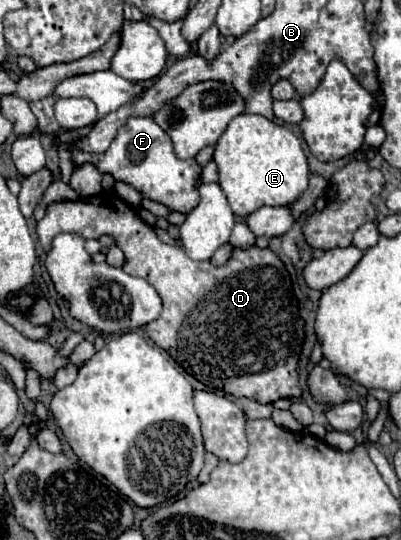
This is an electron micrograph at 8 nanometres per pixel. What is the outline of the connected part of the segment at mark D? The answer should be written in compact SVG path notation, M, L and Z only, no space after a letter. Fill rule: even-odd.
M101 192L91 198L79 200L63 200L51 202L45 208L43 220L37 222L37 236L45 252L51 250L51 242L61 232L75 232L83 238L97 238L97 236L113 236L115 244L125 254L123 270L127 274L145 278L163 300L163 312L159 318L151 320L145 326L145 334L167 350L171 358L191 376L195 376L205 386L219 388L235 398L253 398L259 404L271 404L279 398L299 398L301 388L297 380L297 360L301 352L301 344L305 340L303 320L299 316L299 304L291 290L291 278L283 266L283 262L273 254L269 248L259 250L251 246L247 250L233 248L231 258L223 266L213 266L209 262L195 262L191 260L181 246L169 246L159 240L155 228L143 222L137 210L127 204L125 200L117 198L113 192Z

